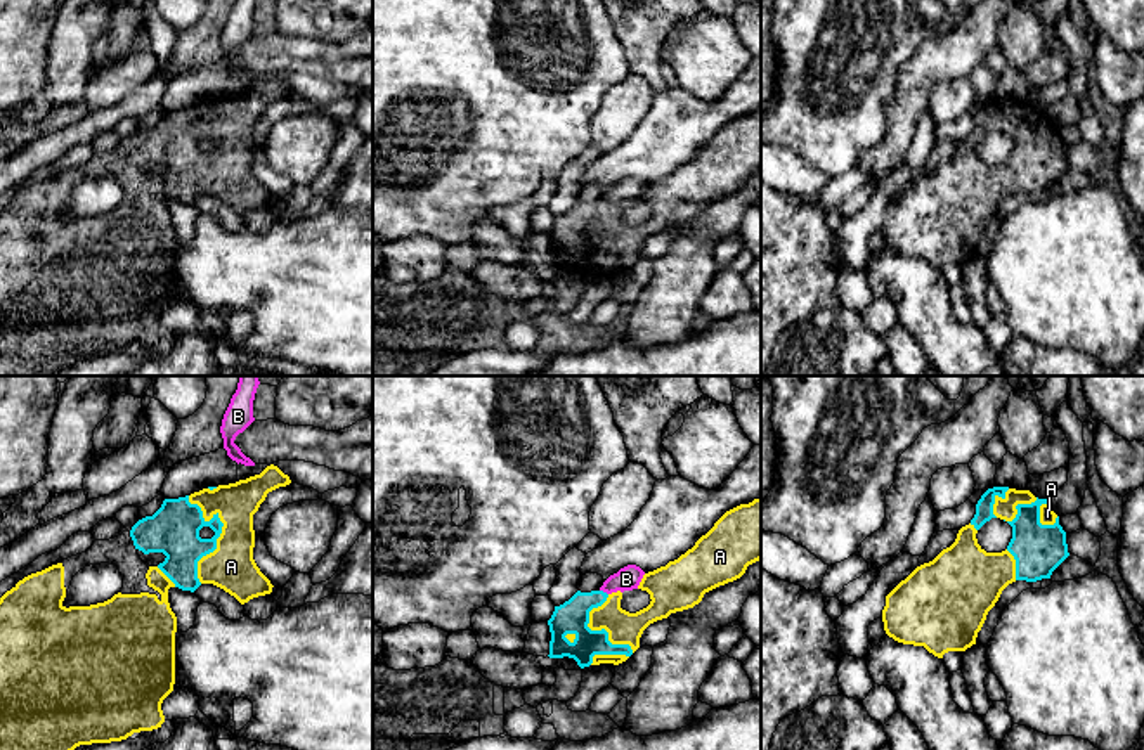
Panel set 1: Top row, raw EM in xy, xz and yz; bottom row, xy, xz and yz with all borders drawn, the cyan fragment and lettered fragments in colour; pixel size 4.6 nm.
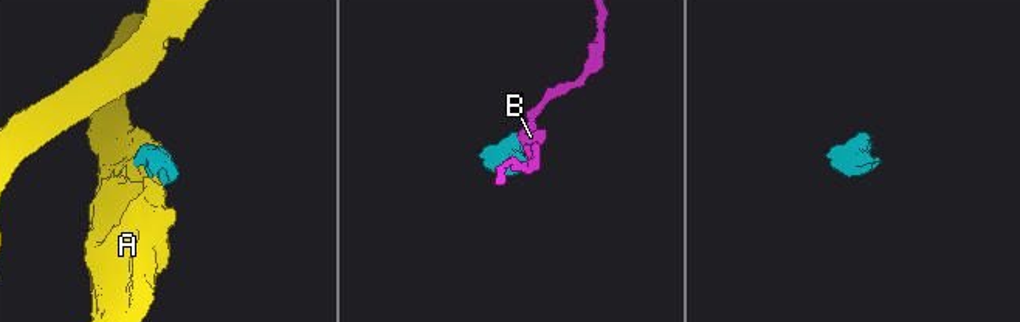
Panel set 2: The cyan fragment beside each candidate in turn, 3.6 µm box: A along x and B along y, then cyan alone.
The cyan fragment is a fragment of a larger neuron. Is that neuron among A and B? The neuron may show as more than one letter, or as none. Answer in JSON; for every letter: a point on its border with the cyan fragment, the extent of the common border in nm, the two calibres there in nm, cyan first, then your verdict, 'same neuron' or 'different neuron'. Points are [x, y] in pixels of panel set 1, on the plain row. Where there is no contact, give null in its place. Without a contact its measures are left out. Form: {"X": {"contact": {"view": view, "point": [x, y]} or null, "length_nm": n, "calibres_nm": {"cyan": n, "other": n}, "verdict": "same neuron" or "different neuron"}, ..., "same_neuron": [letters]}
{"A": {"contact": {"view": "xy", "point": [220, 144]}, "length_nm": 420, "calibres_nm": {"cyan": 240, "other": 220}, "verdict": "same neuron"}, "B": {"contact": {"view": "xz", "point": [602, 203]}, "length_nm": 50, "calibres_nm": {"cyan": 160, "other": 110}, "verdict": "different neuron"}, "same_neuron": ["A"]}

